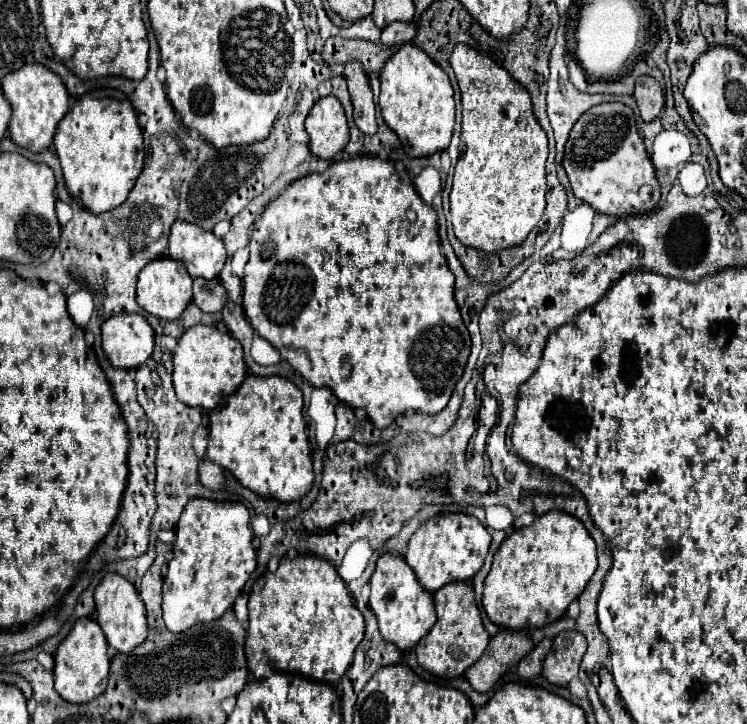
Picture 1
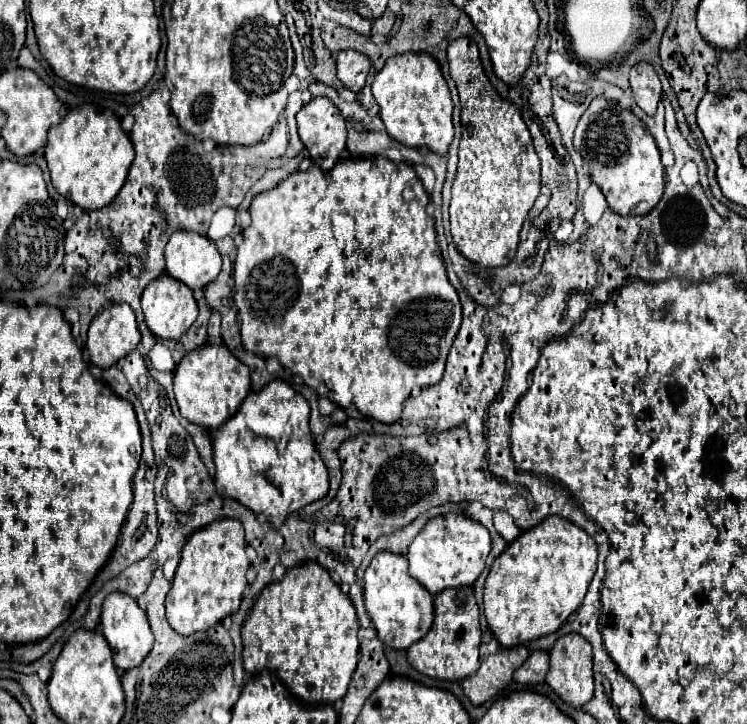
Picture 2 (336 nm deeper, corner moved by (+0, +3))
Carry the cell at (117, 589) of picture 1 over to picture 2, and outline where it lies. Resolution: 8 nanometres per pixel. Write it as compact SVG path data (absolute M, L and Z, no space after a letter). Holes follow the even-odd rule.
M115 592L105 598L103 612L101 612L101 628L103 628L103 636L107 638L107 642L113 650L113 660L115 660L117 668L131 670L131 668L139 666L153 648L153 632L149 628L149 620L147 620L145 612L137 606L137 602L127 594Z

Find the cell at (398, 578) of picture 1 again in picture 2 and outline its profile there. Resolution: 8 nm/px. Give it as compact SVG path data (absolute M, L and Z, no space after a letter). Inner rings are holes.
M379 552L365 570L365 608L377 630L377 638L395 650L405 650L421 640L433 624L433 596L409 574L409 562L401 554Z

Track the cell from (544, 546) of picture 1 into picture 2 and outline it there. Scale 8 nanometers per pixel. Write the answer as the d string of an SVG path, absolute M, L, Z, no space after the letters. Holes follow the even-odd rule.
M561 516L521 532L493 562L485 582L483 610L501 646L517 646L553 634L585 598L597 568L597 544L589 534Z

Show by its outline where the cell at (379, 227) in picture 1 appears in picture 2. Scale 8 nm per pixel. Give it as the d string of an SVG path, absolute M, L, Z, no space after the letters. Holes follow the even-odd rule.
M387 156L341 160L329 172L321 170L317 164L311 164L305 172L301 170L293 172L289 178L285 178L269 192L257 194L249 208L251 224L243 230L243 242L241 246L237 246L237 256L233 264L233 280L235 280L233 300L239 312L243 348L253 354L261 354L265 358L277 358L293 374L299 374L303 382L311 386L317 394L327 396L341 408L355 406L367 418L385 424L397 422L401 416L403 402L409 398L413 388L431 386L441 380L449 348L461 326L459 296L447 278L445 264L437 246L435 224L433 218L427 214L427 204L429 196L423 190L421 180L415 176L413 166L409 166L405 160L393 162Z

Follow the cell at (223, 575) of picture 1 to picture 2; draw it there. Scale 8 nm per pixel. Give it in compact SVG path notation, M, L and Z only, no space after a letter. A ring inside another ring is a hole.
M215 520L213 524L193 532L183 546L183 556L165 602L167 620L177 634L189 636L199 630L209 630L227 614L239 610L249 570L245 546L243 526L237 520Z

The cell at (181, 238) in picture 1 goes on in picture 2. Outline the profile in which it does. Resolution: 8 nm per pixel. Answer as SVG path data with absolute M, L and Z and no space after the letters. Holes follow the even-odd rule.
M179 230L165 248L165 272L191 290L205 288L221 272L221 254L217 246L201 234Z

